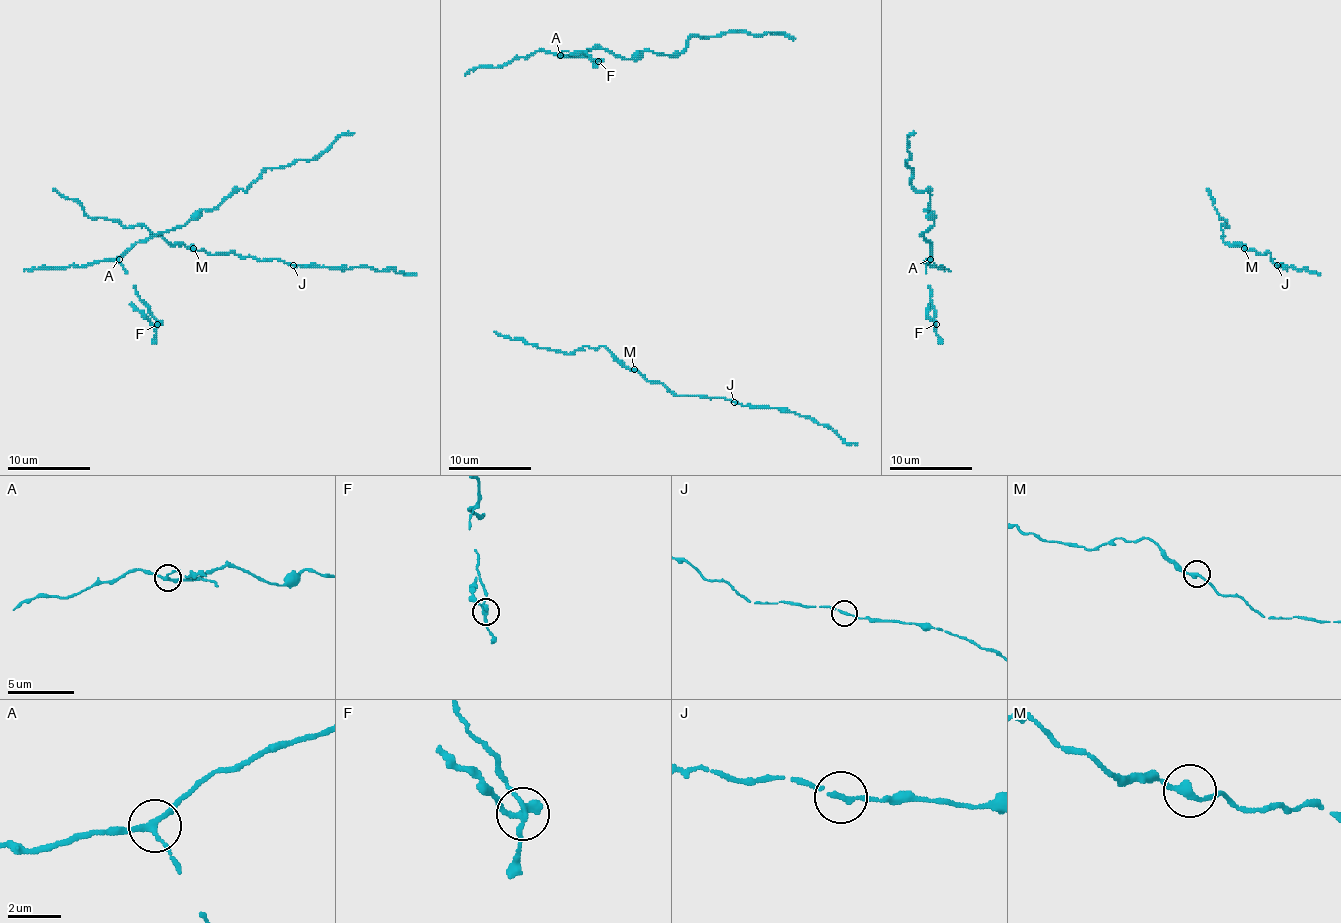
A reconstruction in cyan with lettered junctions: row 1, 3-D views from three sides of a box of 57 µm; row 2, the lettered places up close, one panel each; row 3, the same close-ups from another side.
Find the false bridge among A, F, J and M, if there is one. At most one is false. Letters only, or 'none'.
F

